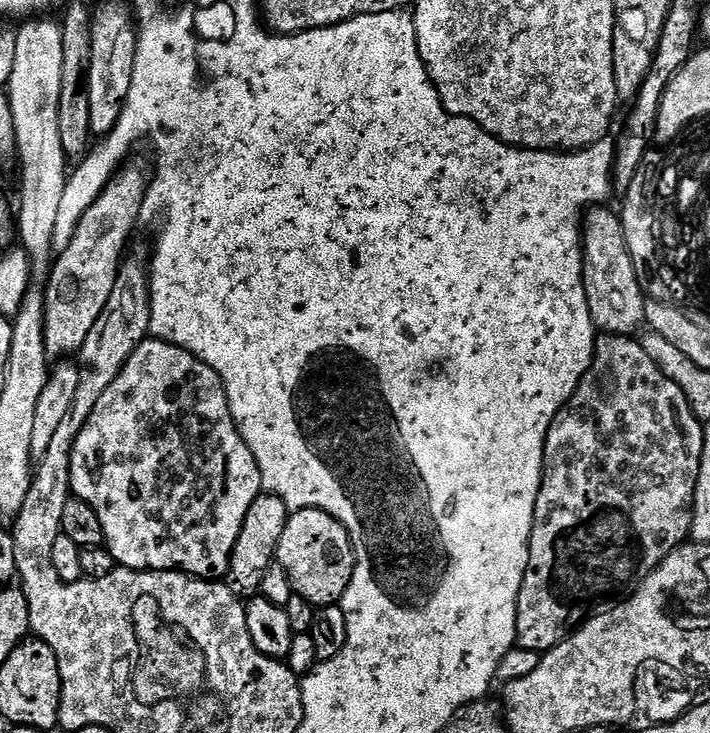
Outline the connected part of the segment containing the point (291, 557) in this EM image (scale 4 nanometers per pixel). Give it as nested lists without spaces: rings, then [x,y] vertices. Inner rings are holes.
[[[298,508],[289,515],[282,530],[275,563],[285,568],[295,595],[313,606],[325,606],[343,601],[354,574],[356,555],[352,553],[351,536],[334,517],[317,508]]]

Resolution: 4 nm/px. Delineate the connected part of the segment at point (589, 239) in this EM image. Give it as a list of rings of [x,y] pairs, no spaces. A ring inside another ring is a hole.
[[[606,206],[591,207],[585,215],[582,228],[584,231],[584,272],[583,284],[586,290],[587,308],[592,322],[599,331],[607,335],[635,335],[636,329],[645,323],[645,306],[648,303],[637,278],[634,262],[627,248],[621,217]]]

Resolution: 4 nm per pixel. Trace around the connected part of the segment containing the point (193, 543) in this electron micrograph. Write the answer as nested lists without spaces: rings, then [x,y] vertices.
[[[145,338],[136,347],[134,354],[122,366],[118,378],[106,386],[106,394],[98,398],[98,406],[90,414],[86,426],[72,443],[72,486],[71,495],[84,500],[94,510],[104,531],[104,541],[109,554],[121,568],[132,568],[135,572],[186,572],[201,580],[219,581],[227,577],[232,561],[232,551],[244,521],[244,515],[250,506],[262,494],[260,471],[254,454],[246,446],[236,427],[236,419],[228,405],[228,396],[224,393],[224,384],[220,375],[204,360],[199,360],[193,352],[159,338]]]

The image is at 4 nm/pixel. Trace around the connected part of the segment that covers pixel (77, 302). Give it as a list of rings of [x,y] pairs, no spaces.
[[[117,171],[102,194],[85,210],[72,237],[63,245],[64,253],[55,257],[44,295],[45,348],[49,357],[68,358],[71,352],[79,353],[90,330],[94,330],[94,322],[106,310],[106,302],[110,302],[110,290],[114,290],[116,275],[126,256],[124,247],[142,217],[144,195],[150,183],[149,177],[140,172],[124,171]]]

